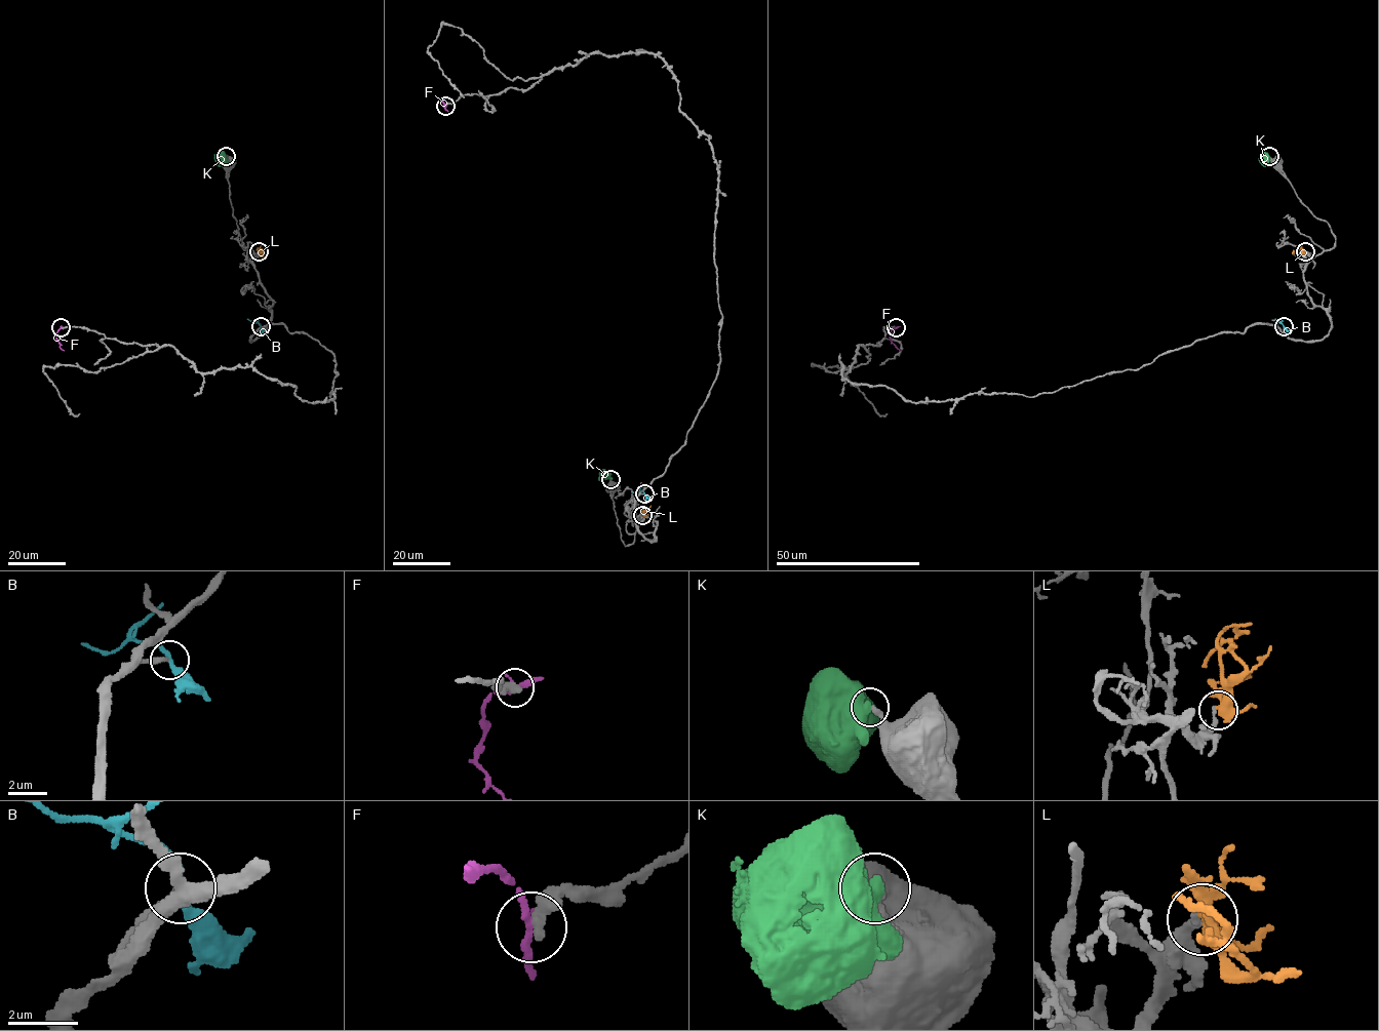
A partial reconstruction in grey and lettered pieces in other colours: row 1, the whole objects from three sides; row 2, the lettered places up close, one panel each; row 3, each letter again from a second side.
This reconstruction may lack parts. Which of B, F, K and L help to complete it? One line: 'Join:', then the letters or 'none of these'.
Join: none of these

